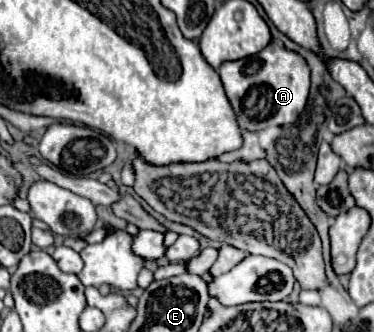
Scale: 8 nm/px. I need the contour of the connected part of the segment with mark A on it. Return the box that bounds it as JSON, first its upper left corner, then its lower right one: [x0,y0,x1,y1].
[218,41,310,131]

